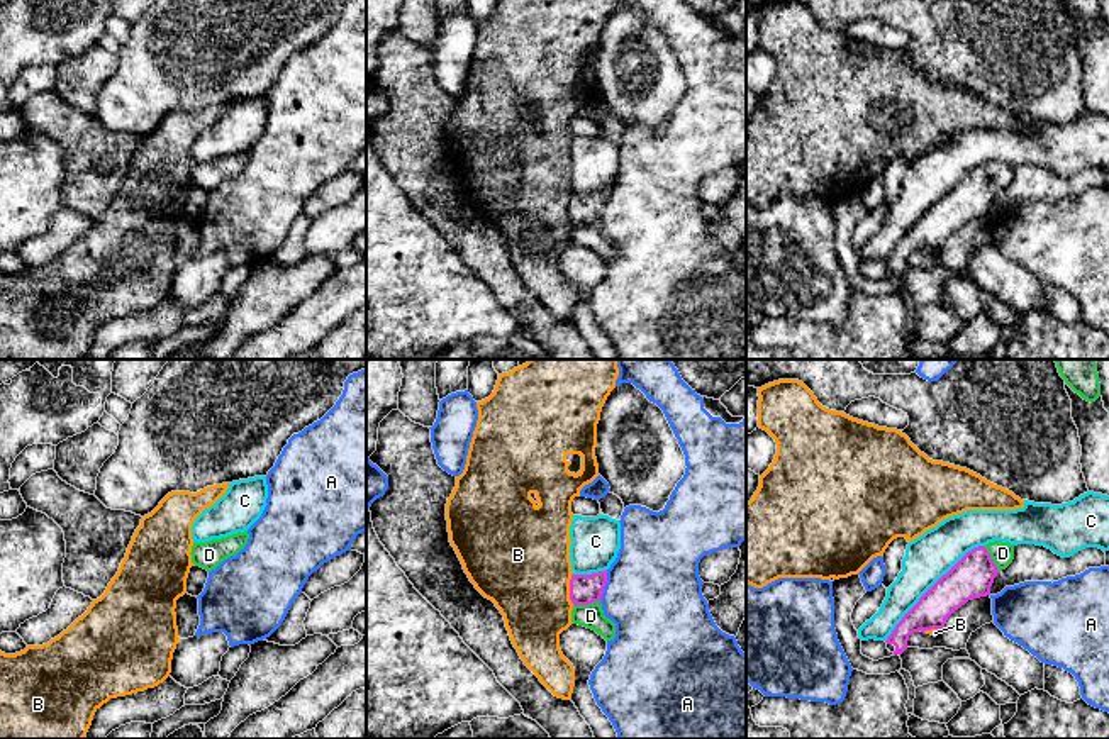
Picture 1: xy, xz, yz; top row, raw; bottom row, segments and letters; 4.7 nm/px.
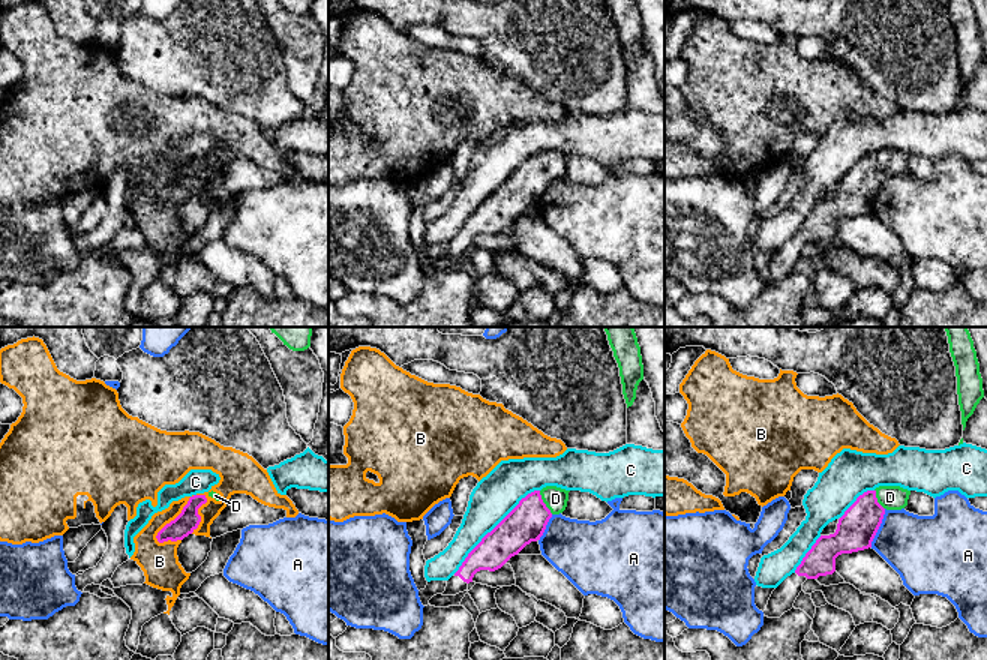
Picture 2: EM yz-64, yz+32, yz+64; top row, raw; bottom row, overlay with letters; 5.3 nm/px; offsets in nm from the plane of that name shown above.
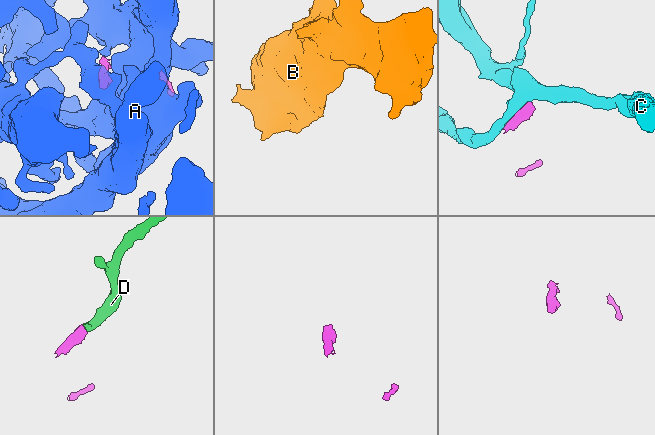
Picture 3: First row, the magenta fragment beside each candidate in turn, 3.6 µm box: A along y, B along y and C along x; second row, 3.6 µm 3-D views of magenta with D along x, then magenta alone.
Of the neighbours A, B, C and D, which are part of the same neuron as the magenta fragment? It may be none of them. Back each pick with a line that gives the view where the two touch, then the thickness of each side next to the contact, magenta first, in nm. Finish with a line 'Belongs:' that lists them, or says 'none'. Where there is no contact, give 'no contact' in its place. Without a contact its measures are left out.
D: xz | 140/120 nm
Belongs: D

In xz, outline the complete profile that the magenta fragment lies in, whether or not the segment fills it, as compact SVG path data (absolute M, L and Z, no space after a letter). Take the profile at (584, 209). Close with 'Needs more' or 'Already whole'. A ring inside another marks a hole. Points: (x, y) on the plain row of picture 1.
M607 190L592 195L571 195L571 242L595 251L605 261L612 261L616 258L616 244L604 236L600 224L605 203Z. Needs more

